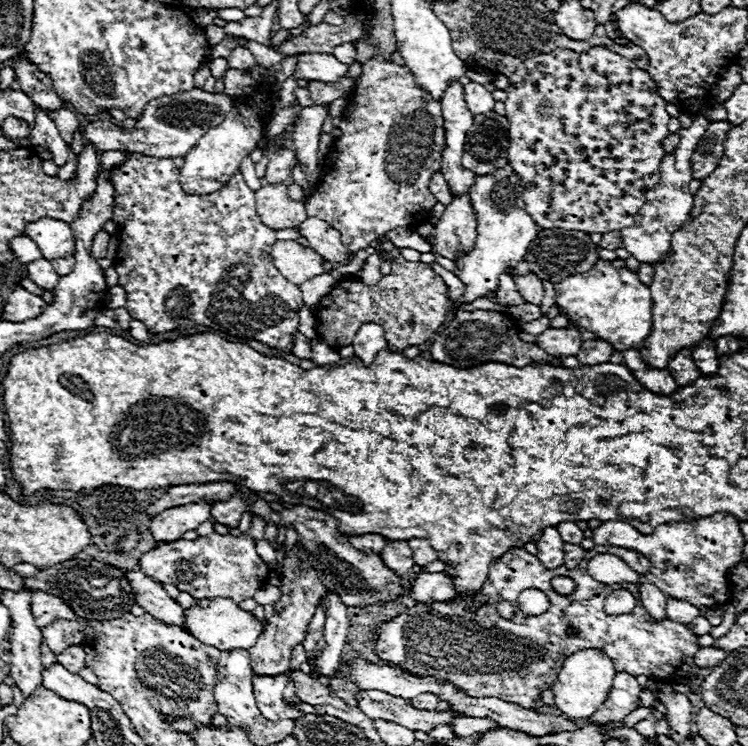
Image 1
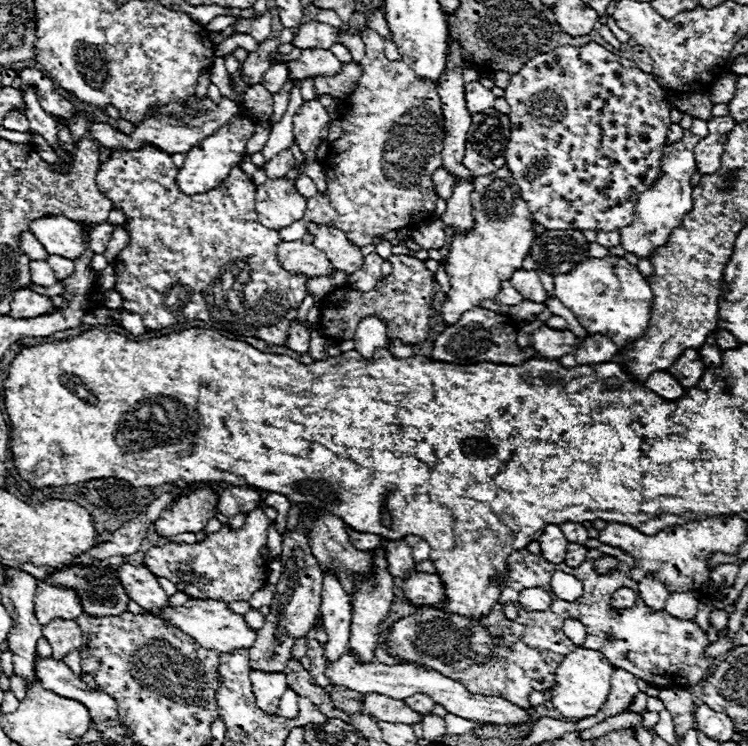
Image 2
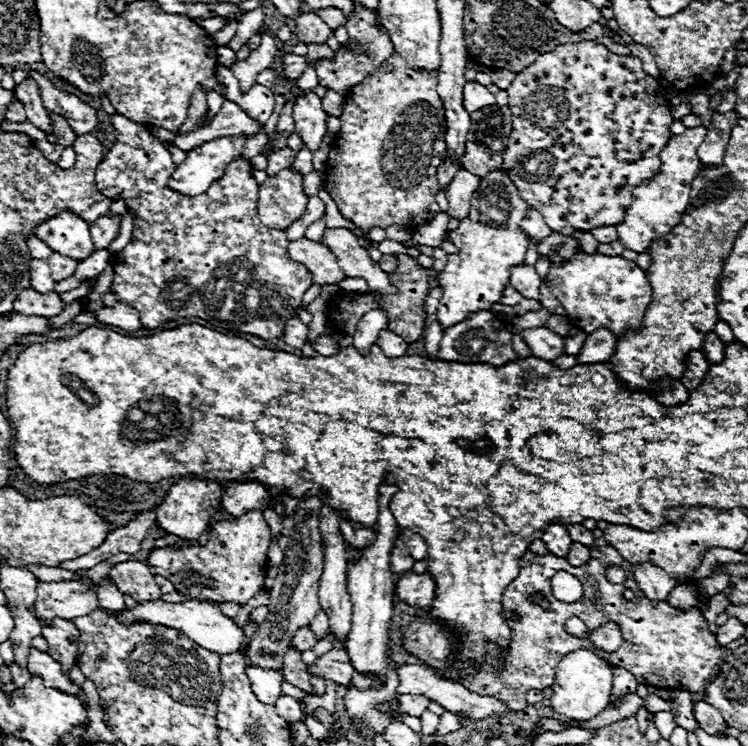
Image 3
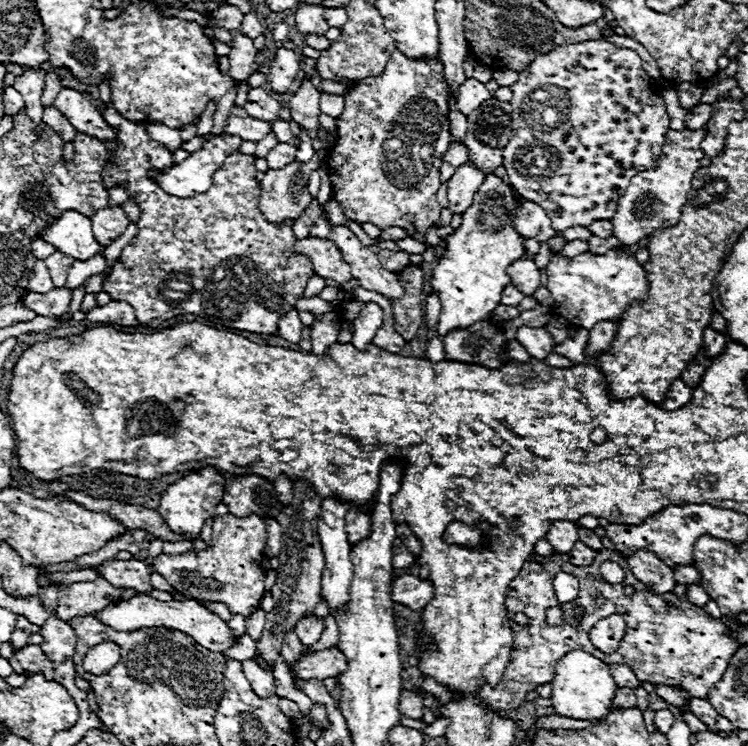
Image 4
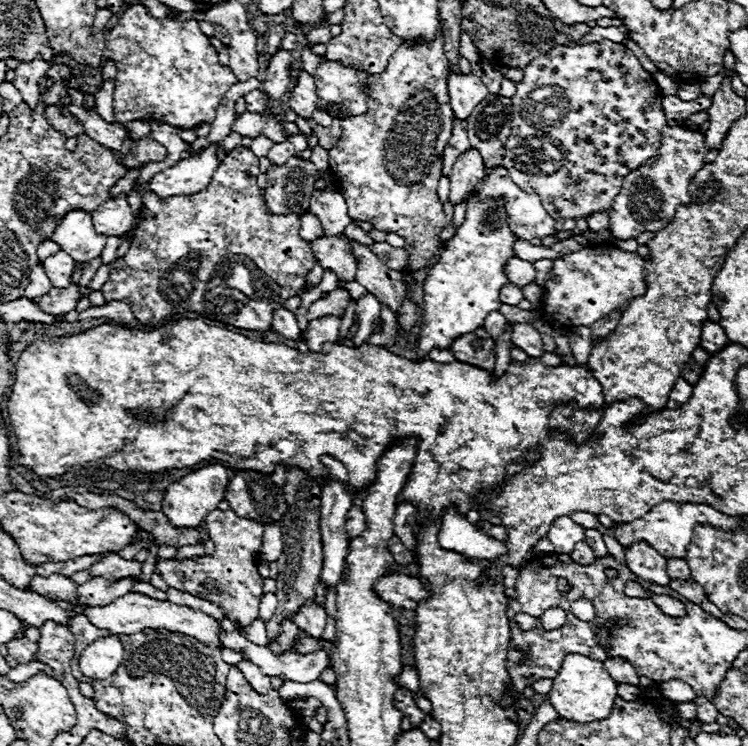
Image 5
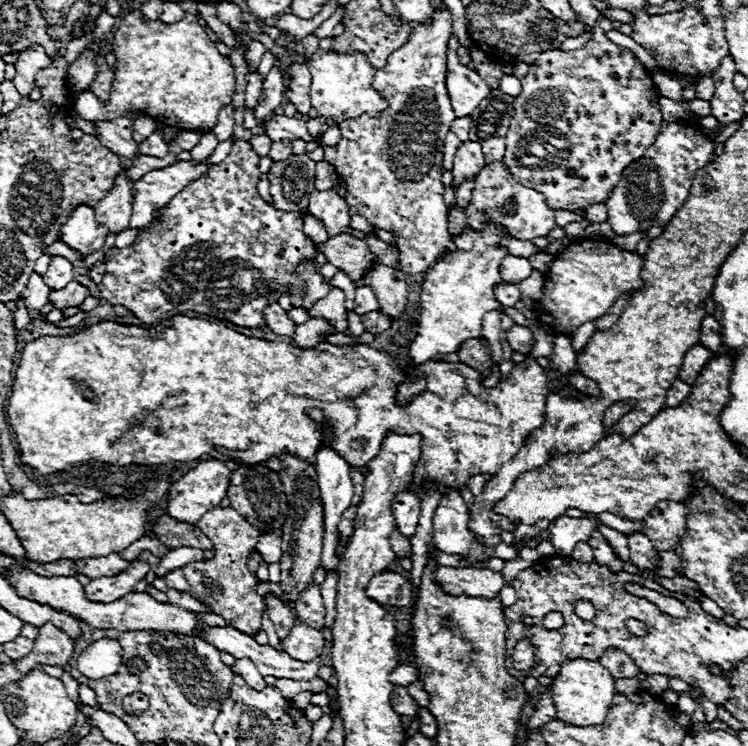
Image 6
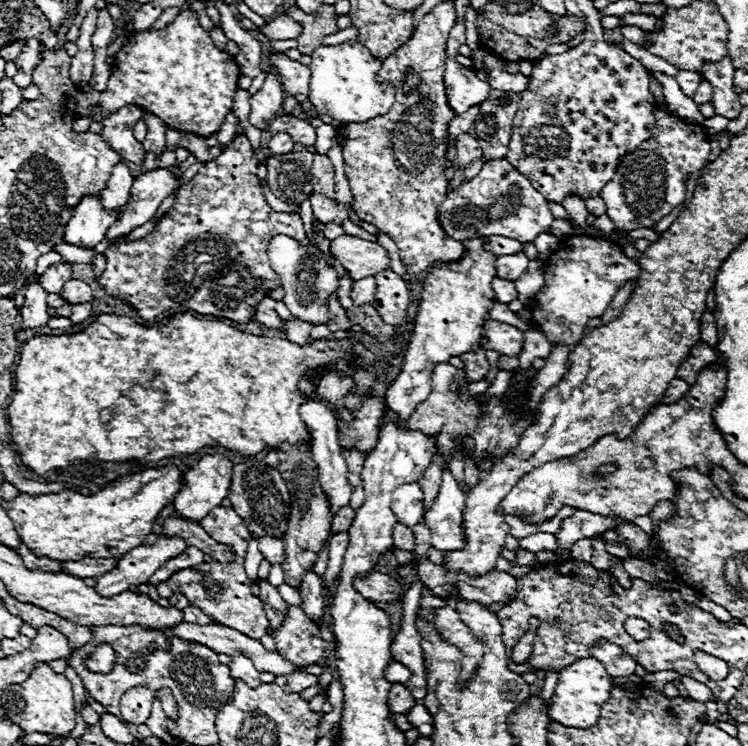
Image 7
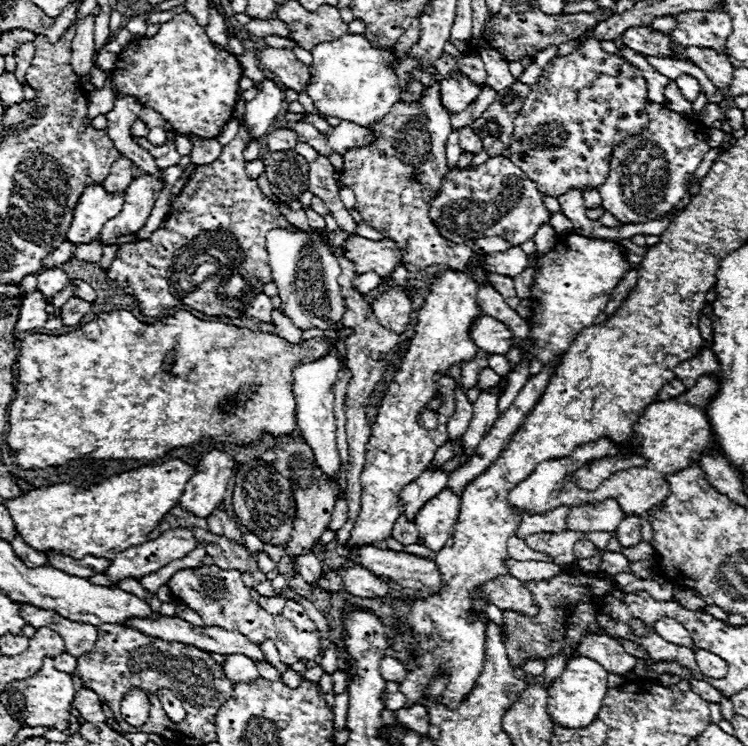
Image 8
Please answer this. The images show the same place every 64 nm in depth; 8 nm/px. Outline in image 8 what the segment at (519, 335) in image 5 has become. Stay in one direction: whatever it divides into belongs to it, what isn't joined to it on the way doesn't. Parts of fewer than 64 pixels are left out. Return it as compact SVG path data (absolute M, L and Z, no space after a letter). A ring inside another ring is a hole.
M480 316L474 322L470 334L474 344L488 354L508 354L514 344L512 330L490 316Z

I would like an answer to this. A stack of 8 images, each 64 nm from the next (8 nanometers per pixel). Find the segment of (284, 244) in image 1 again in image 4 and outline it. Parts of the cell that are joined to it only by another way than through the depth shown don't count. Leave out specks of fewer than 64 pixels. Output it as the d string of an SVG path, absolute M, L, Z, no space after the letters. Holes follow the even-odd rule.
M304 238L294 244L294 252L310 258L314 272L324 280L334 280L338 284L352 278L350 266L342 262L342 254L330 240Z

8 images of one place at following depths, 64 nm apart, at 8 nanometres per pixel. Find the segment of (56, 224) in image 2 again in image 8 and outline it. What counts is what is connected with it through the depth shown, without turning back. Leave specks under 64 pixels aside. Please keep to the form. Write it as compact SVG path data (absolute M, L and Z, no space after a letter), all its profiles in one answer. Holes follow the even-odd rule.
M88 186L82 192L82 198L78 198L66 240L74 244L98 240L102 226L122 210L122 204L124 194L106 194L104 186Z

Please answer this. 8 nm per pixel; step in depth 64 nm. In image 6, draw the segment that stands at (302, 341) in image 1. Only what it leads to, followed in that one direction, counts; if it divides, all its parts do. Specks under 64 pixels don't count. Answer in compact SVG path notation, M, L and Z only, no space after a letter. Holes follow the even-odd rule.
M270 304L266 308L266 326L282 336L294 336L294 322L288 318L286 310L282 310L278 304Z

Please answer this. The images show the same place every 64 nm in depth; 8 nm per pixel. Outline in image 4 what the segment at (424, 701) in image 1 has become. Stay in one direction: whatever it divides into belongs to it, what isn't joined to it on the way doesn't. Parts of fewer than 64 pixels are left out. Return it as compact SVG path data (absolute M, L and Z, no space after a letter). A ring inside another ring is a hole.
M402 690L400 694L400 710L404 716L408 718L416 718L420 720L422 718L422 710L424 710L424 698L414 694L414 692L408 692L408 690Z

